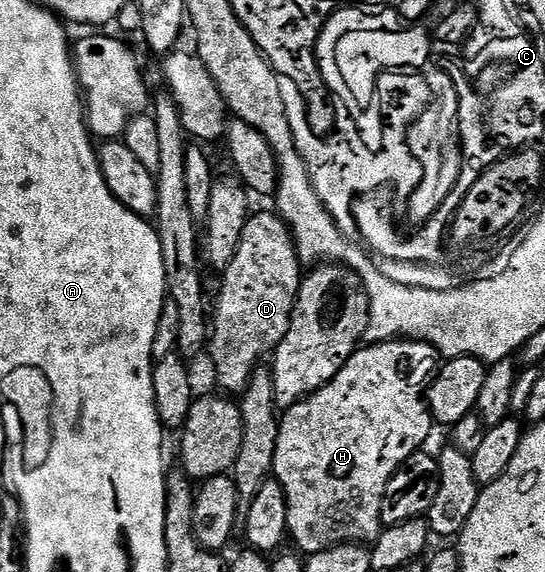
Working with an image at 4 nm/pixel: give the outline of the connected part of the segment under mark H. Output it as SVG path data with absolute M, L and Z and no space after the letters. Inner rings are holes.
M388 340L385 342L372 341L371 346L364 345L356 349L354 356L348 360L324 386L312 394L310 398L303 398L297 404L286 407L279 424L279 435L277 436L277 456L275 457L275 468L273 471L274 481L285 488L287 497L287 532L290 541L295 541L300 546L298 549L304 555L320 554L334 546L346 546L348 544L371 544L383 533L385 527L382 522L382 498L385 496L386 485L390 478L398 472L399 466L409 460L414 453L422 451L425 444L423 441L431 434L433 419L431 409L427 407L427 387L431 385L431 379L435 377L440 365L441 355L429 342L422 340Z

